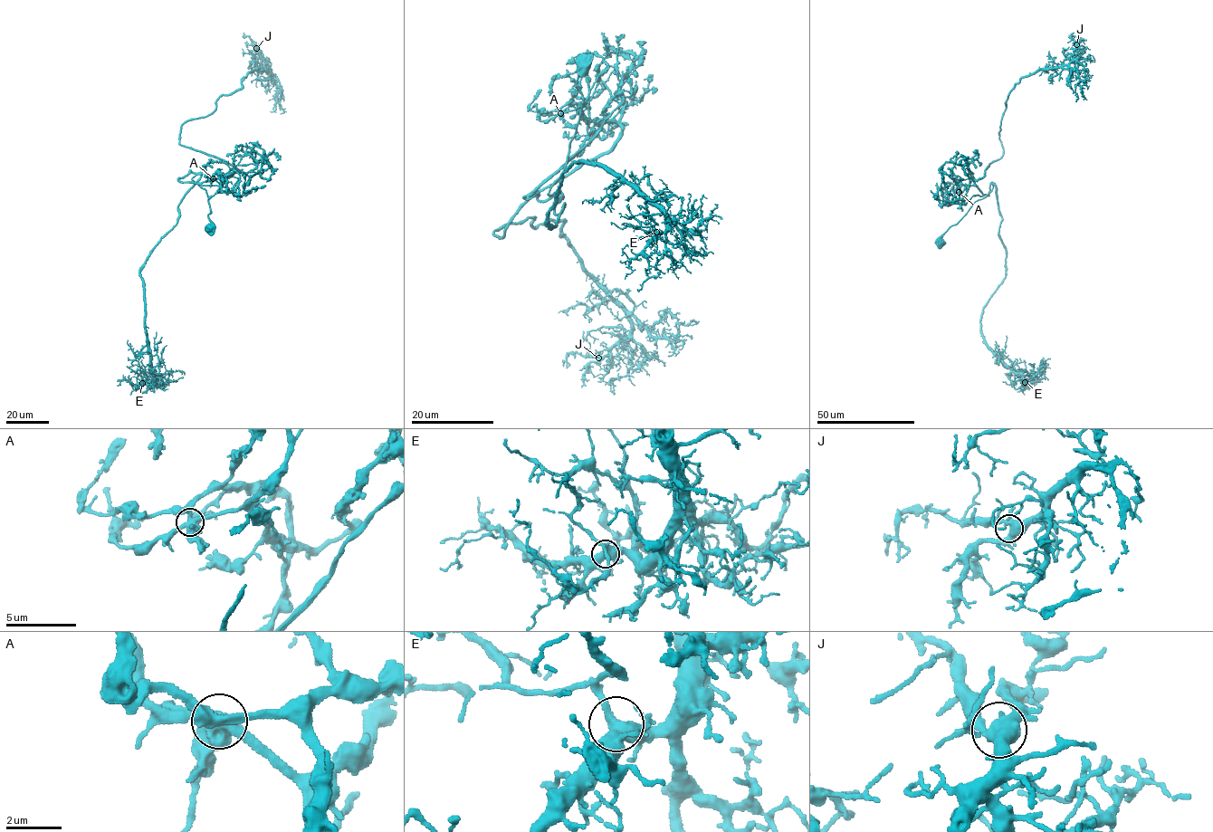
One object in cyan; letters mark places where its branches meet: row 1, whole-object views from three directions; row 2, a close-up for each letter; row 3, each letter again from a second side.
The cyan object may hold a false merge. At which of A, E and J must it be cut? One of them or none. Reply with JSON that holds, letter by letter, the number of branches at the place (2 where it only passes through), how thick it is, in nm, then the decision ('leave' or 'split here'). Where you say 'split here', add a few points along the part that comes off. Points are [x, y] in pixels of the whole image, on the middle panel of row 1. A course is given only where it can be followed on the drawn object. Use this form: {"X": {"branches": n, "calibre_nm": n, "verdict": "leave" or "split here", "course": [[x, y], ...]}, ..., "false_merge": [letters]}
{"A": {"branches": 4, "calibre_nm": 460, "verdict": "split here", "course": [[559, 113], [616, 121], [621, 138], [492, 235], [562, 221], [587, 272], [640, 321], [690, 320]]}, "E": {"branches": 4, "calibre_nm": 440, "verdict": "leave"}, "J": {"branches": 4, "calibre_nm": 480, "verdict": "leave"}, "false_merge": ["A"]}

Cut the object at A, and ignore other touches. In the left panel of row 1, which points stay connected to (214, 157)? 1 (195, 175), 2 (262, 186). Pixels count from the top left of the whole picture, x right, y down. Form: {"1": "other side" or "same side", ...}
{"1": "other side", "2": "other side"}

